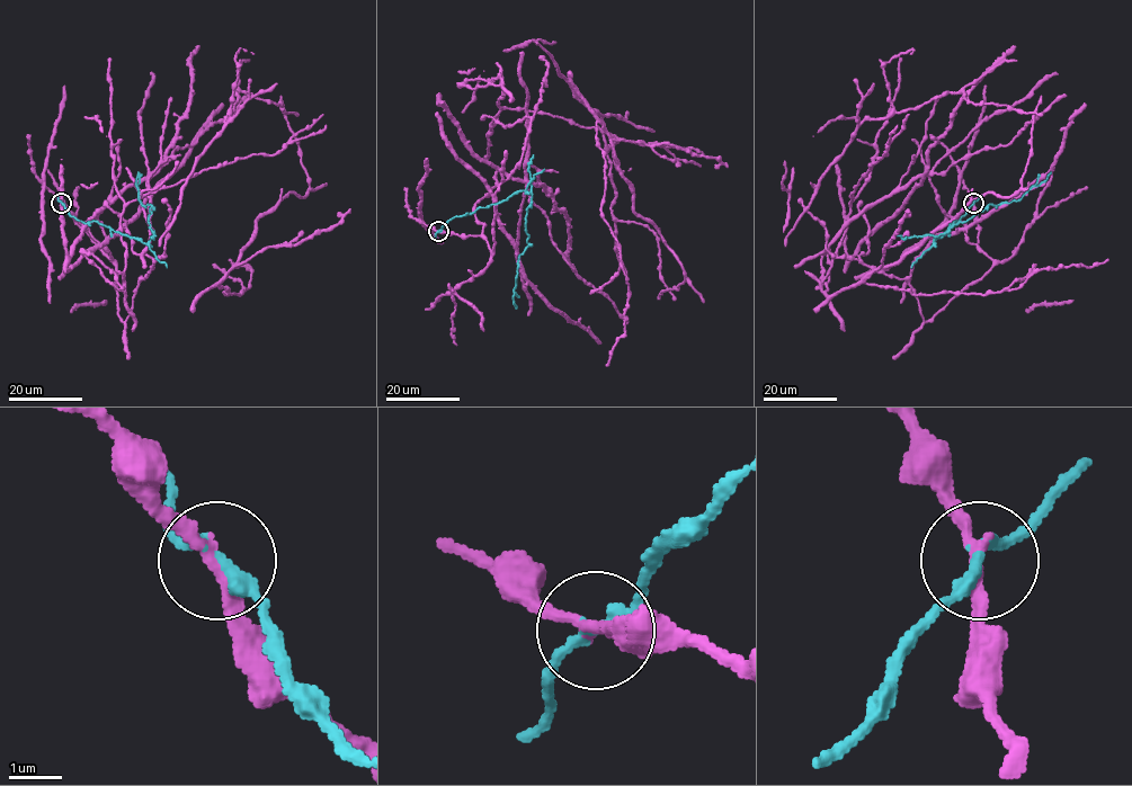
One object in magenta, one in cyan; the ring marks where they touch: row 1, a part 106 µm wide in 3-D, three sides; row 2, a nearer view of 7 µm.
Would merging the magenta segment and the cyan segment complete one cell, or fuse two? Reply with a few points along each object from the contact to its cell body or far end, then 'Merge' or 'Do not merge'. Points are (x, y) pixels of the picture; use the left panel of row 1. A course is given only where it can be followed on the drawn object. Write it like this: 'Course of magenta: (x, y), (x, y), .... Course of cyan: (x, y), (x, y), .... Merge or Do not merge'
Course of magenta: (61, 203), (125, 322), (234, 92), (282, 104), (309, 191), (257, 220), (239, 295), (229, 259). Course of cyan: (61, 203), (78, 220), (97, 221), (146, 243), (154, 237), (149, 222), (151, 206), (139, 198), (139, 172). Do not merge

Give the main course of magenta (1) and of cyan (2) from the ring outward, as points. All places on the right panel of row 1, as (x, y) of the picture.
1: (973, 203), (992, 266), (925, 322), (805, 210), (962, 91), (1032, 116), (1022, 187), (864, 283), (1107, 259)
2: (973, 203), (957, 223), (954, 221), (932, 243), (936, 237), (989, 204), (1021, 198), (1051, 172)

